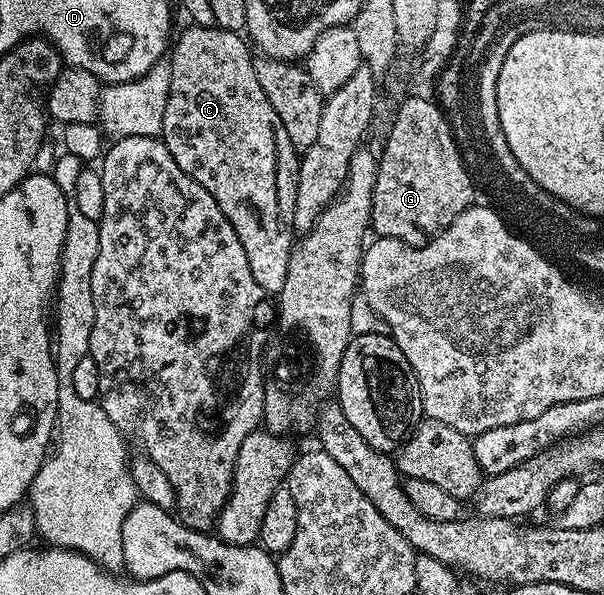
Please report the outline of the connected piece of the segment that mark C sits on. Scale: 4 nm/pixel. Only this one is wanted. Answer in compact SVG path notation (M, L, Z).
M189 24L189 27L178 38L176 35L171 46L171 53L167 58L171 70L170 94L167 96L166 112L163 115L163 126L159 137L171 152L175 164L179 164L179 168L183 168L183 172L187 172L187 176L191 176L203 188L207 188L207 192L211 192L211 196L219 204L223 216L227 216L231 228L235 228L235 232L239 236L239 244L243 244L243 252L247 252L247 264L251 264L251 276L255 276L255 284L259 284L259 288L263 288L266 294L277 296L280 295L283 284L287 281L287 264L291 260L291 252L295 245L295 242L287 242L287 238L279 238L277 234L295 234L295 232L283 232L283 228L281 228L283 216L281 216L281 208L279 208L277 132L282 130L283 124L279 124L279 120L275 120L275 108L271 108L271 100L267 100L263 88L259 88L259 76L257 69L253 67L254 57L255 54L250 43L238 31Z

